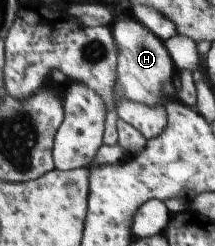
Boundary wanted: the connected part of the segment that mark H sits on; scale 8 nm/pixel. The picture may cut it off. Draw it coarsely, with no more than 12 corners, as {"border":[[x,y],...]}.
{"border":[[136,19],[109,27],[118,46],[113,104],[168,105],[179,71],[165,41]]}

